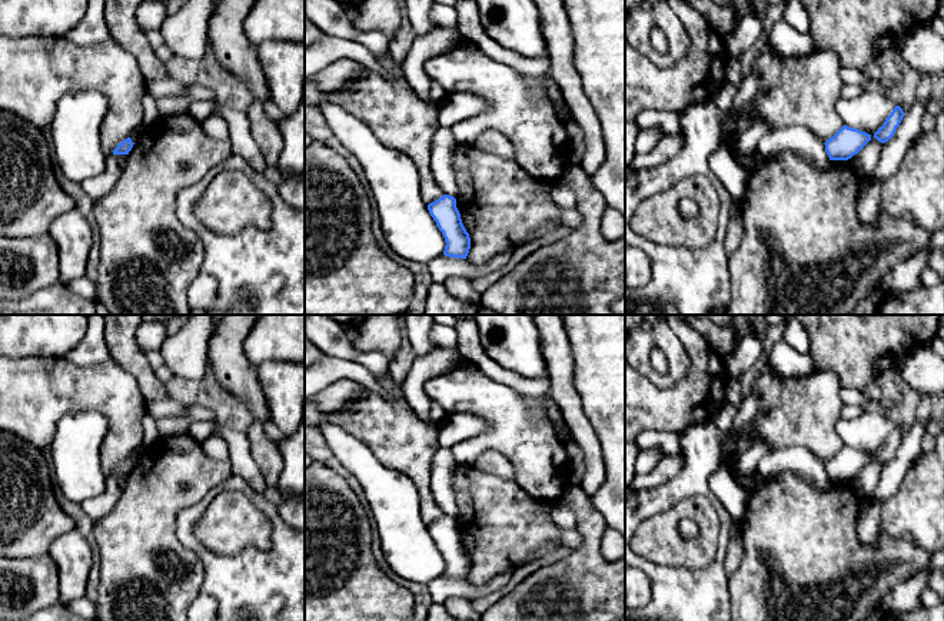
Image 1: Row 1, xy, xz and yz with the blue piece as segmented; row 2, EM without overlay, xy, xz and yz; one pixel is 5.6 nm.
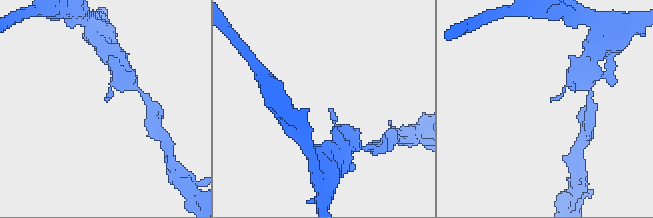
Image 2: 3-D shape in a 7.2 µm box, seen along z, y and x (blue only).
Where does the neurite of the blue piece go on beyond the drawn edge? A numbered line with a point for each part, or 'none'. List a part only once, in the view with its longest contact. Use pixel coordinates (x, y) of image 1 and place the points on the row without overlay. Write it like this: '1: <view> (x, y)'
none

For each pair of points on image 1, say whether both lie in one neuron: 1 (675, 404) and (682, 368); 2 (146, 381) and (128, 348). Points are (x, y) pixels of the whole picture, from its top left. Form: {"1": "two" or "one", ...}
{"1": "two", "2": "one"}

